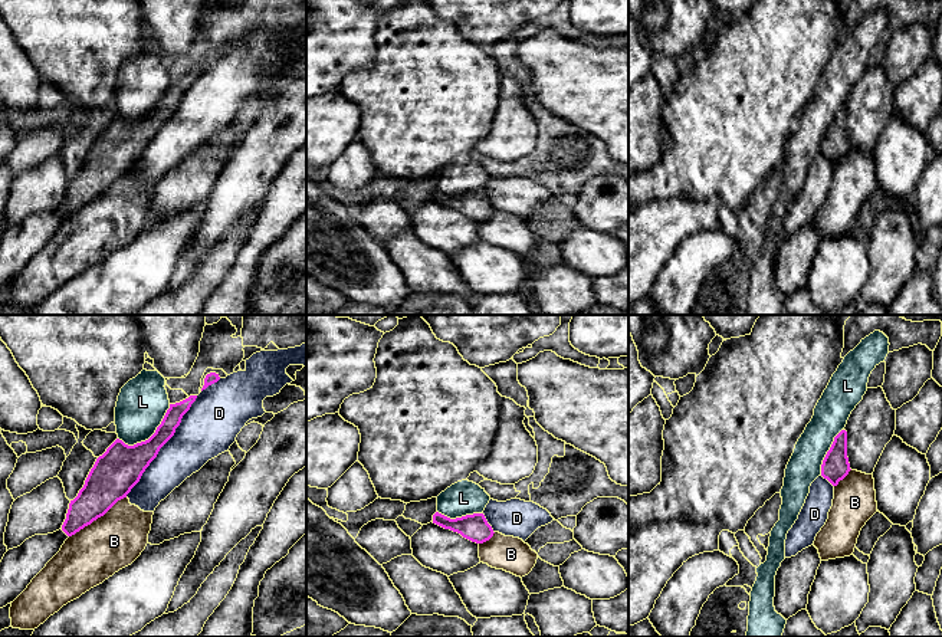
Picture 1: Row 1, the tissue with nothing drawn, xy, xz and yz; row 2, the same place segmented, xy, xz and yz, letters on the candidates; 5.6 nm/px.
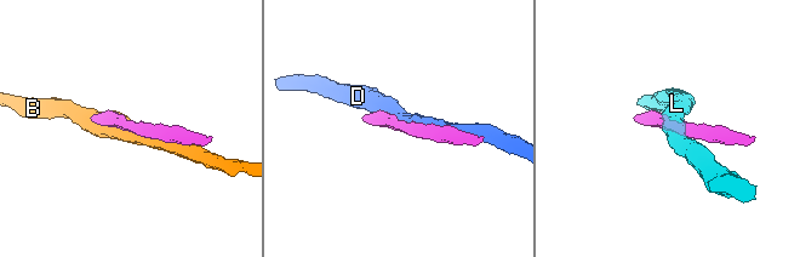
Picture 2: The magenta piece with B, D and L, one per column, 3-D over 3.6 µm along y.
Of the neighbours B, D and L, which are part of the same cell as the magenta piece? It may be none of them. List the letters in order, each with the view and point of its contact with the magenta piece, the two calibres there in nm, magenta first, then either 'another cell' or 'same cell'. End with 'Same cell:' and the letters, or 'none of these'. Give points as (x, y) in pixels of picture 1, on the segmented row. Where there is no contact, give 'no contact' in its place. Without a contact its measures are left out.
B: meets magenta in xy at (97, 518); 260 nm thick on the magenta side, 320 nm on the other; another cell
D: meets magenta in xy at (163, 445); 220 nm thick on the magenta side, 300 nm on the other; another cell
L: meets magenta in xy at (151, 436); 240 nm thick on the magenta side, 280 nm on the other; another cell
Same cell: none of these

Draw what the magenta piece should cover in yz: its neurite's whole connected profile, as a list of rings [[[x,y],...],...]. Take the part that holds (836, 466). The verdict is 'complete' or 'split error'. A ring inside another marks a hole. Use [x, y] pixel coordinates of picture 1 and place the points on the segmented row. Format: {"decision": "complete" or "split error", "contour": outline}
{"decision": "complete", "contour": [[[841,430],[827,452],[823,464],[821,476],[827,479],[833,486],[837,486],[850,472],[850,463],[847,457],[847,431]]]}

